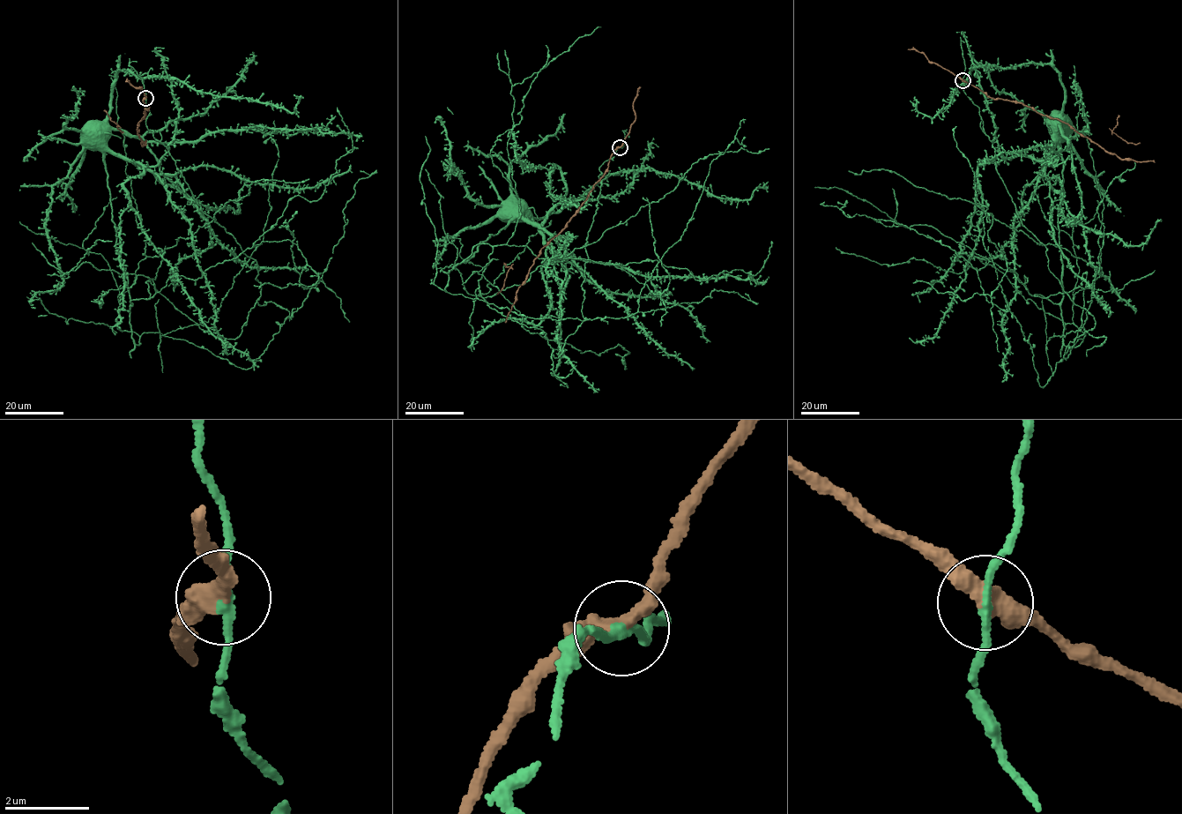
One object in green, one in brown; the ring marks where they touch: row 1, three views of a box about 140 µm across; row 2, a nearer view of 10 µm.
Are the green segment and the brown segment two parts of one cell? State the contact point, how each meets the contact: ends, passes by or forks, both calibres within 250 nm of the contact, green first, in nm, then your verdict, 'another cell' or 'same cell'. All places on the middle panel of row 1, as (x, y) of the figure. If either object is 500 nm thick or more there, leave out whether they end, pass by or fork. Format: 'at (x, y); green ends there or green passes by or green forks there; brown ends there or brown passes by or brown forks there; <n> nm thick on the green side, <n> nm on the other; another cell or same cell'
at (620, 147); green passes by; brown passes by; 200 nm thick on the green side, 380 nm on the other; another cell

